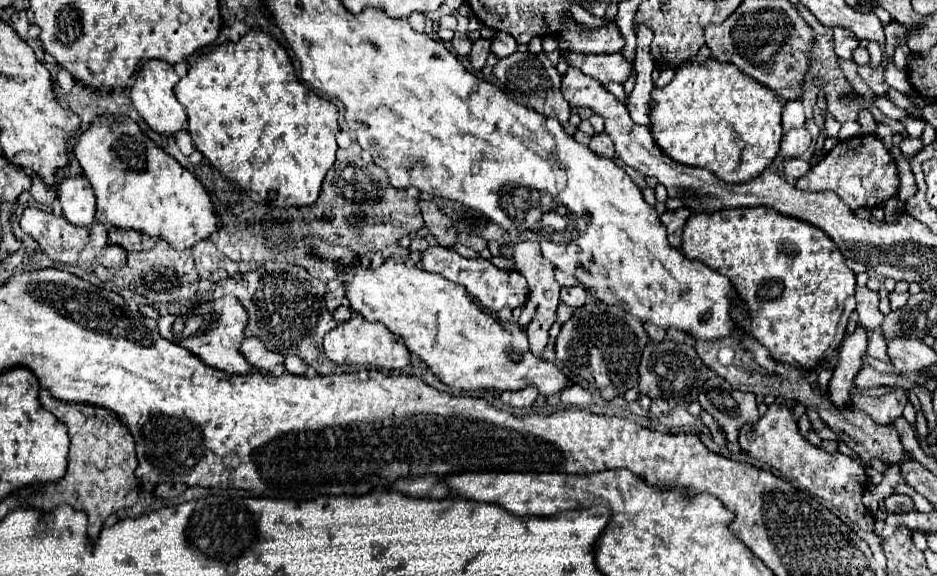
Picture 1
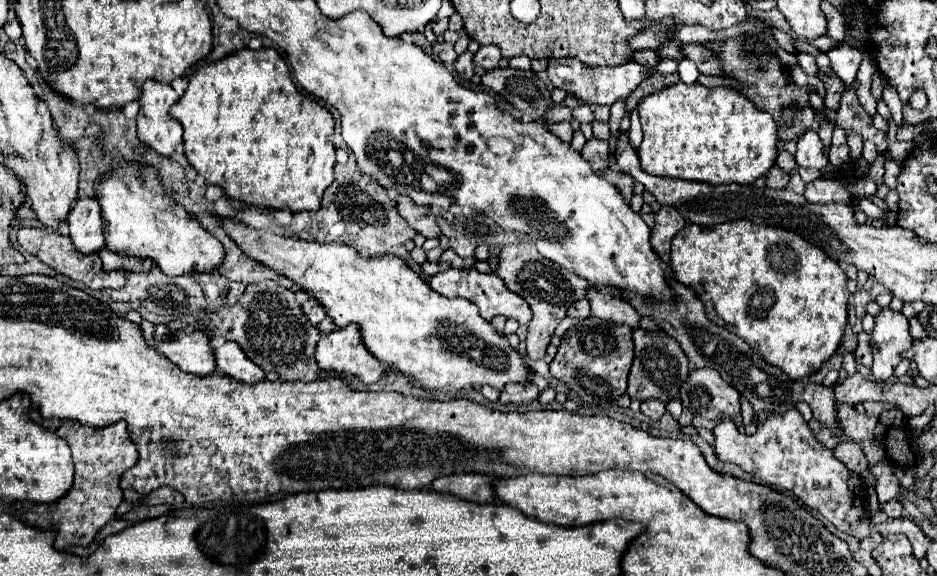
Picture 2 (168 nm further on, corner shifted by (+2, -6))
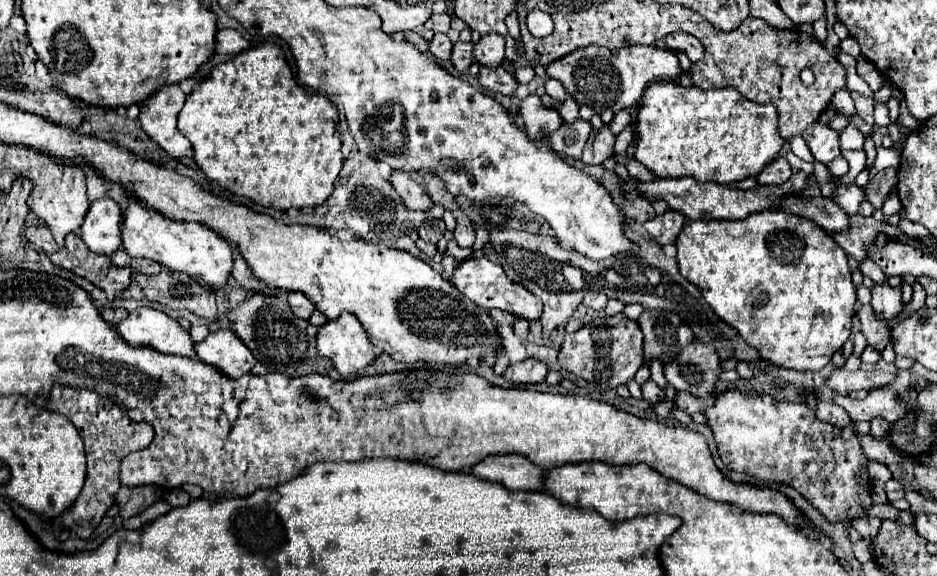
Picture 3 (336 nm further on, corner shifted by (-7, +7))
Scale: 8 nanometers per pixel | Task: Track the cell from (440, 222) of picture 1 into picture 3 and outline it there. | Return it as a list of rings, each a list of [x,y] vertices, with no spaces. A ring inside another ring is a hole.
[[[394,171],[392,177],[390,177],[394,189],[398,191],[398,195],[402,197],[404,205],[408,209],[414,209],[414,211],[430,211],[434,207],[434,203],[430,201],[430,195],[426,193],[424,185],[416,183],[408,173],[404,171]]]

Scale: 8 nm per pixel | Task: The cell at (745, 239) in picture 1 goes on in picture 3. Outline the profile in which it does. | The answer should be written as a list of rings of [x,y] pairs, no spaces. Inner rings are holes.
[[[760,211],[746,219],[688,221],[676,239],[676,247],[680,273],[702,289],[704,299],[716,315],[736,327],[746,343],[758,347],[762,357],[774,365],[796,371],[820,371],[846,343],[856,301],[848,257],[840,245],[810,219],[786,211]]]

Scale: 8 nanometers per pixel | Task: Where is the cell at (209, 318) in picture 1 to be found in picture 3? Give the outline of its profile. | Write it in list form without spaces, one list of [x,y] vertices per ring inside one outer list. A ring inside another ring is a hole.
[[[140,307],[116,325],[130,345],[150,345],[160,353],[174,353],[182,357],[196,357],[190,331],[182,329],[178,321],[152,307]]]

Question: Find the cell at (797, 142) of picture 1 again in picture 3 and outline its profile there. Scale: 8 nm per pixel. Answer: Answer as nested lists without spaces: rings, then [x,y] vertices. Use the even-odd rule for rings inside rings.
[[[820,121],[812,123],[802,137],[806,139],[812,155],[816,161],[820,163],[830,163],[832,159],[836,159],[840,155],[840,141],[838,141],[838,133],[826,125],[822,125]]]

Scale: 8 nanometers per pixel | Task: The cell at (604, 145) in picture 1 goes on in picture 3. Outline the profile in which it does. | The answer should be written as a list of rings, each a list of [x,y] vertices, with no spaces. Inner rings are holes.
[[[604,125],[598,131],[594,129],[586,141],[582,161],[594,163],[594,165],[604,163],[614,153],[614,141],[616,141],[616,135],[608,129],[608,125]]]

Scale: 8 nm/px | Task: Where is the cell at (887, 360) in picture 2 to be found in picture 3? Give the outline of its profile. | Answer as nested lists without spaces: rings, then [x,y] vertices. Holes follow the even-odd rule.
[[[876,285],[872,289],[872,307],[874,307],[874,313],[880,321],[884,321],[884,323],[894,321],[904,309],[900,289]]]

